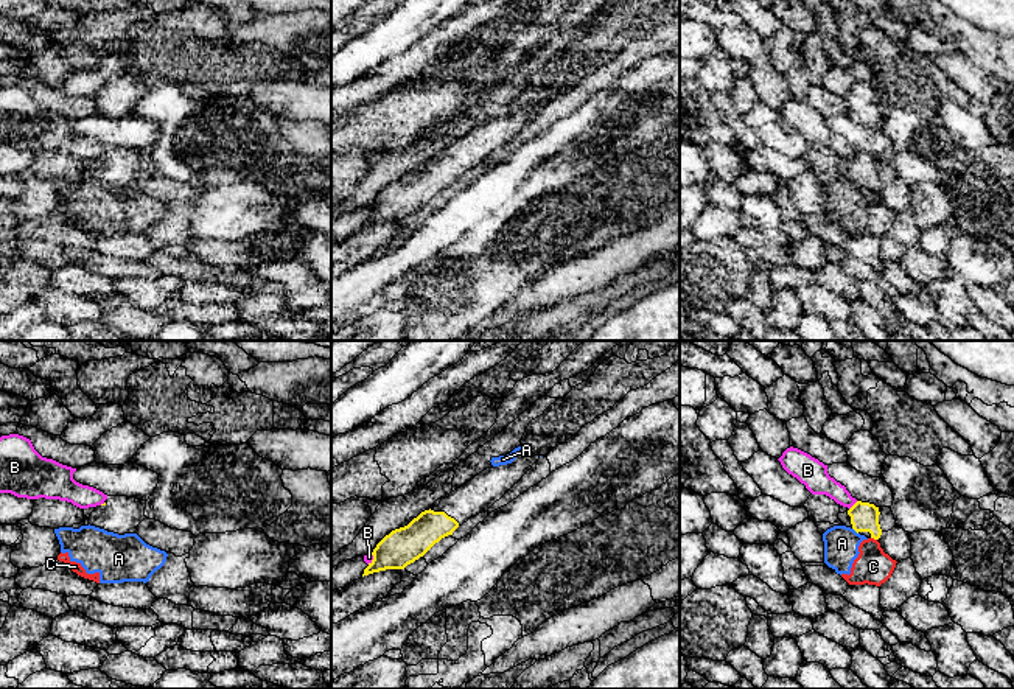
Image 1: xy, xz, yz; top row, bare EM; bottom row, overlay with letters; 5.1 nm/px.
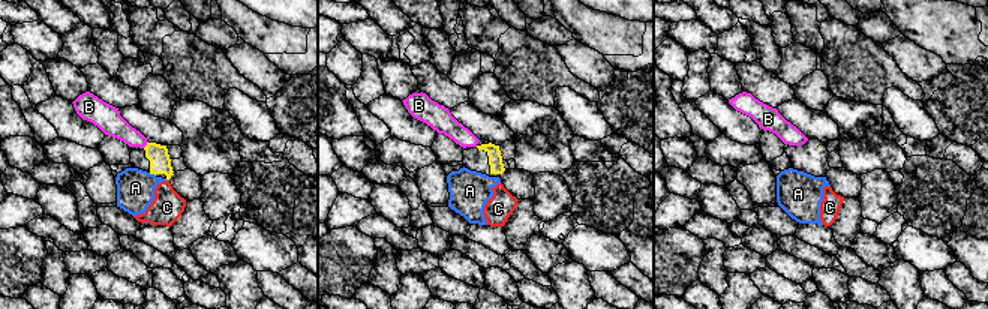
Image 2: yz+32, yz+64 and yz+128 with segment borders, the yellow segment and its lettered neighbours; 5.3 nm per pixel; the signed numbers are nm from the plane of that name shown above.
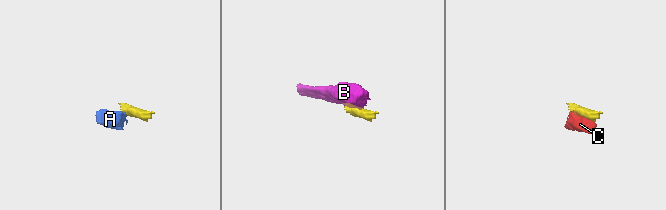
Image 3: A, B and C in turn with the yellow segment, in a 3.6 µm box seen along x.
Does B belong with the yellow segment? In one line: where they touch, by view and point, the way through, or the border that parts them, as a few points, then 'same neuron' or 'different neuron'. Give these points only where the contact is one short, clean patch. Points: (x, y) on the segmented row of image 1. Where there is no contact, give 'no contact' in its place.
yz (853, 506) | different neuron

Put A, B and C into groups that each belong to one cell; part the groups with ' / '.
A C / B

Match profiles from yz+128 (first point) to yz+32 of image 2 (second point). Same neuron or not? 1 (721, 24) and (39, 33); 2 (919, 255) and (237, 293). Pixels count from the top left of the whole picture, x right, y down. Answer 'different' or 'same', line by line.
1: different
2: different

